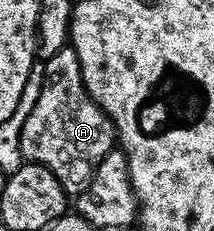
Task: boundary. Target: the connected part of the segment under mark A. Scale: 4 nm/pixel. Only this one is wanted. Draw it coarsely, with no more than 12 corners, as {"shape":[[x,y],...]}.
{"shape":[[72,47],[45,58],[20,131],[27,162],[67,194],[115,148]]}

